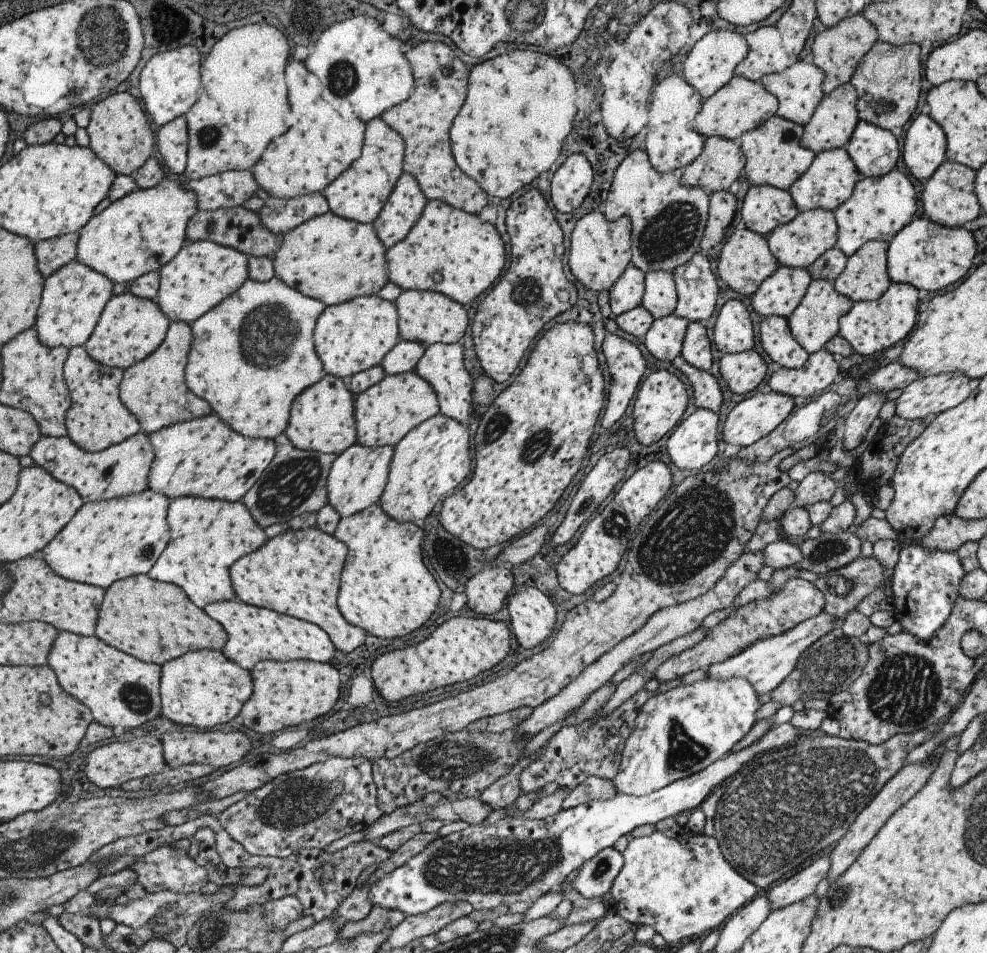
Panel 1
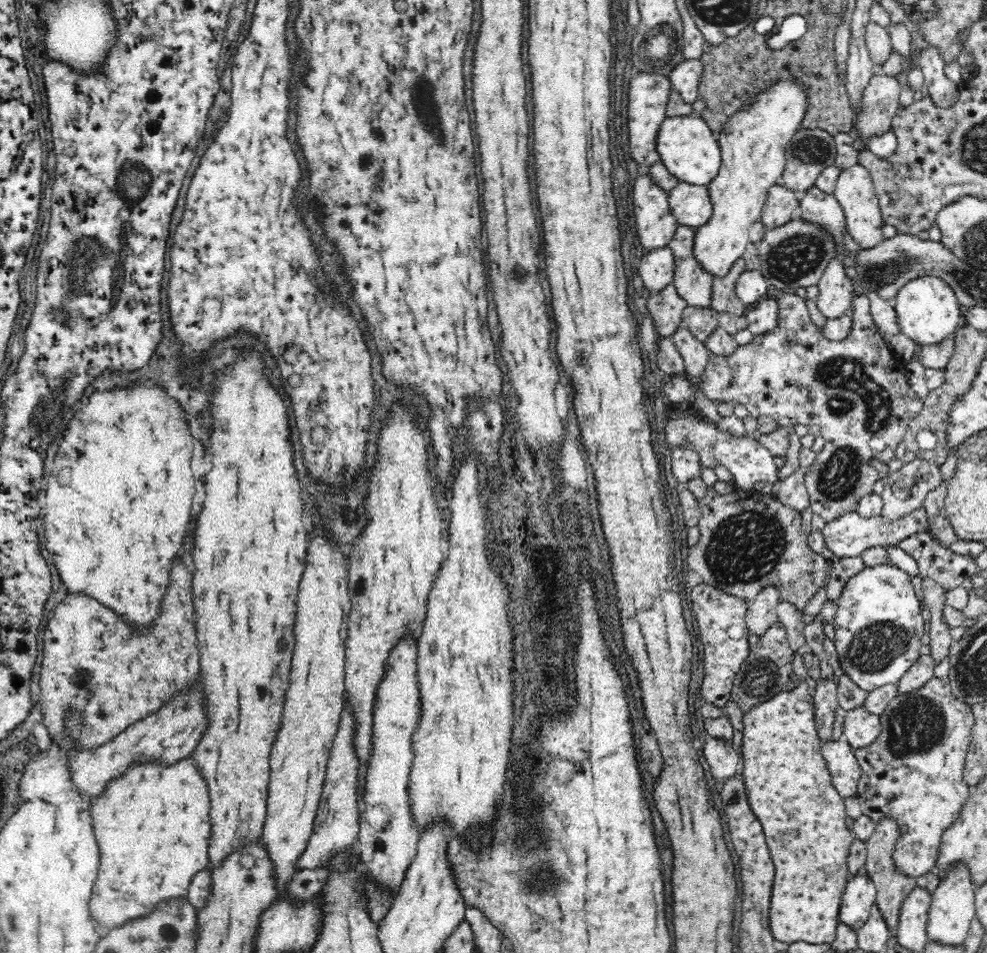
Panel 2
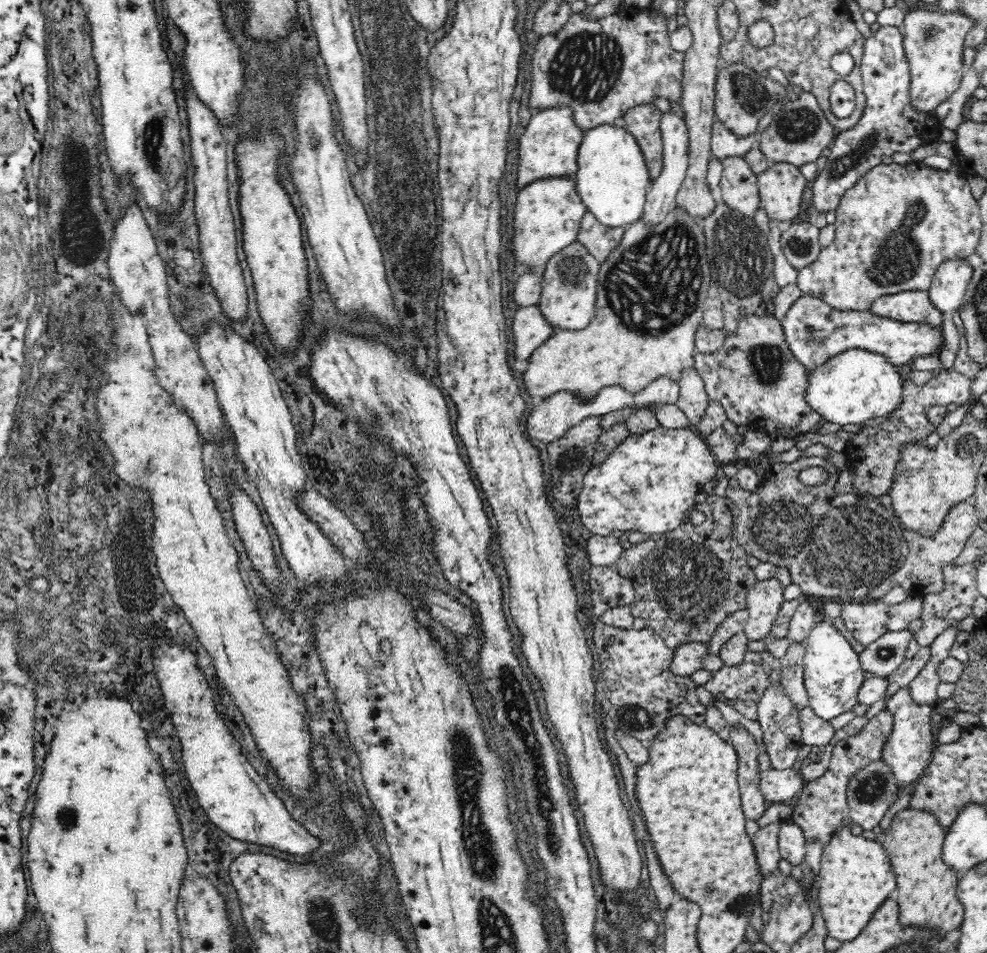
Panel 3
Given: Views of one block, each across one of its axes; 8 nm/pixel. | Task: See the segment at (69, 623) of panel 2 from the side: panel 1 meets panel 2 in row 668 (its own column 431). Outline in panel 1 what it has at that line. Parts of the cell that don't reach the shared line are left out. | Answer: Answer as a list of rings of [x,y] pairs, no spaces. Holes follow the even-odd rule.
[[[426,41],[405,54],[413,70],[414,88],[408,100],[383,112],[380,117],[405,142],[403,170],[412,173],[428,200],[448,203],[467,213],[478,214],[490,197],[457,165],[451,151],[449,132],[465,103],[469,71],[464,62],[443,41]]]

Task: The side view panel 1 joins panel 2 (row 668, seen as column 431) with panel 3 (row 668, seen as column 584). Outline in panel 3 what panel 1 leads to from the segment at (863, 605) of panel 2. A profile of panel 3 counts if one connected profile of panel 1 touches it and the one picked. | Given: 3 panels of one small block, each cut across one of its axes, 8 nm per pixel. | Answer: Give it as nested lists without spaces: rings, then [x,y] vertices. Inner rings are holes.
[[[832,620],[817,622],[804,642],[803,677],[808,694],[808,707],[816,716],[829,722],[854,709],[858,703],[858,692],[864,682],[865,672],[862,670],[858,653],[834,627]]]

